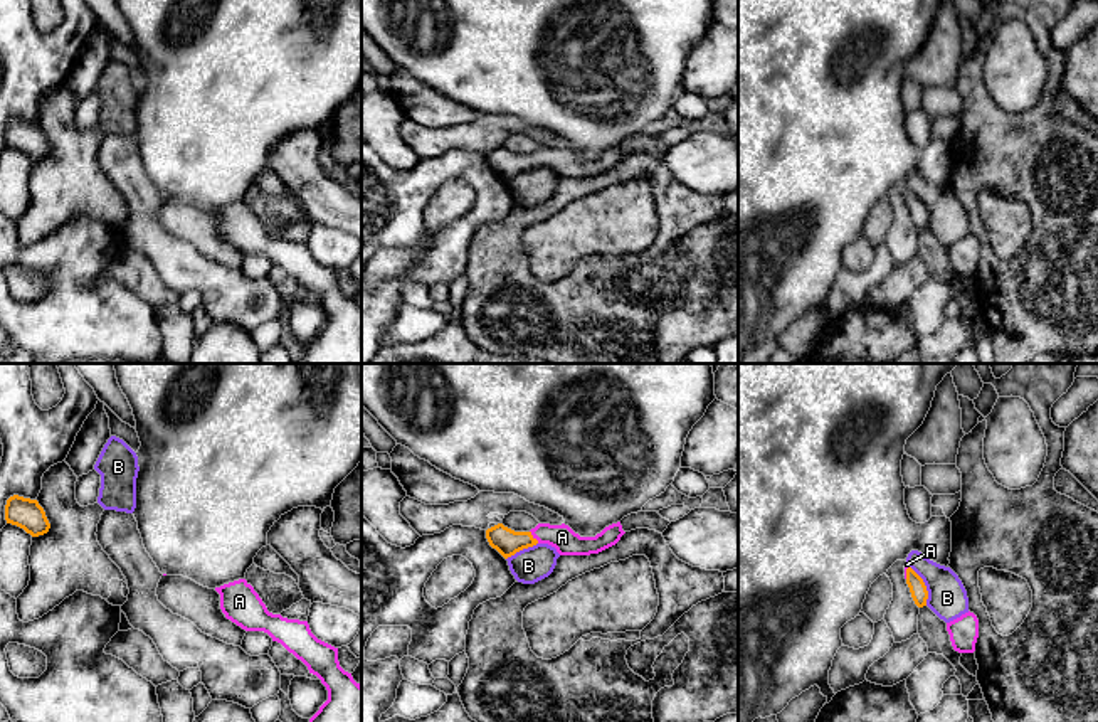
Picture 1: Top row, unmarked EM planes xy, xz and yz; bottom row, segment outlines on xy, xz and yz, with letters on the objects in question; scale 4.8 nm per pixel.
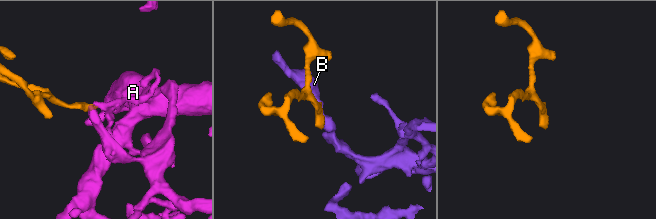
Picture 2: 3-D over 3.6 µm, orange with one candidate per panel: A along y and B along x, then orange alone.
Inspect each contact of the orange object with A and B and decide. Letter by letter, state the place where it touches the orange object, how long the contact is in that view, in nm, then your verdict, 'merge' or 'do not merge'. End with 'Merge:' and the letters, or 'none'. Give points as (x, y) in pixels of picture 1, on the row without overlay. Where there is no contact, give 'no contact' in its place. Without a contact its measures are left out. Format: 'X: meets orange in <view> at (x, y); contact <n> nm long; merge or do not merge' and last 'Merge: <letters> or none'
A: meets orange in xz at (532, 160); contact 80 nm long; merge
B: meets orange in yz at (925, 209); contact 220 nm long; do not merge
Merge: A

